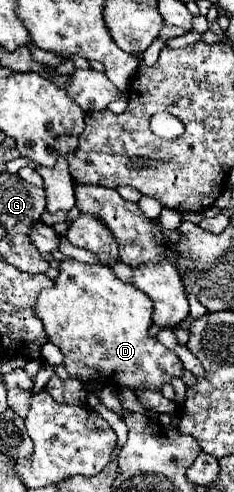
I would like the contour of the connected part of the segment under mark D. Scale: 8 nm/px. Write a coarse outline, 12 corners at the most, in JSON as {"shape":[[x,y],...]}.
{"shape":[[62,260],[36,300],[72,378],[160,390],[178,356],[152,300]]}

